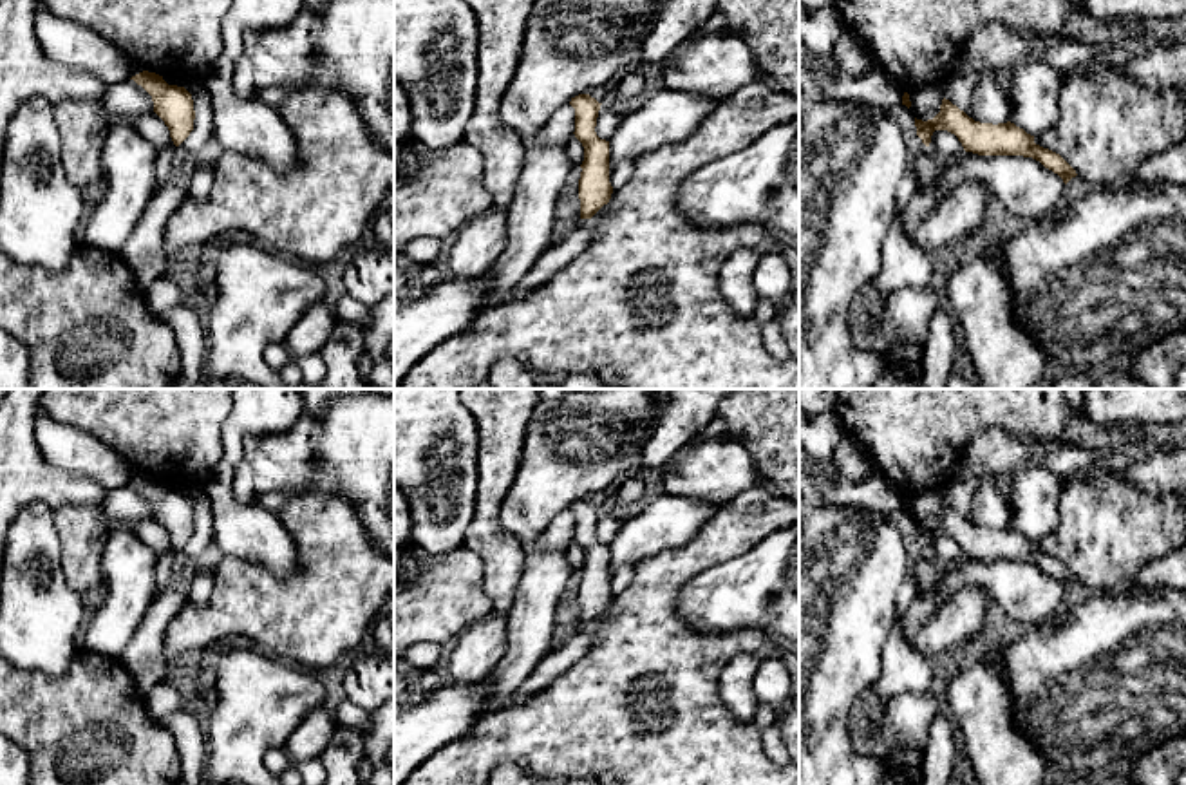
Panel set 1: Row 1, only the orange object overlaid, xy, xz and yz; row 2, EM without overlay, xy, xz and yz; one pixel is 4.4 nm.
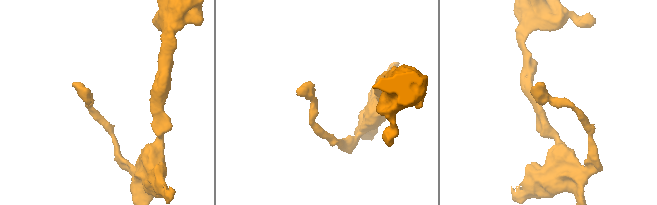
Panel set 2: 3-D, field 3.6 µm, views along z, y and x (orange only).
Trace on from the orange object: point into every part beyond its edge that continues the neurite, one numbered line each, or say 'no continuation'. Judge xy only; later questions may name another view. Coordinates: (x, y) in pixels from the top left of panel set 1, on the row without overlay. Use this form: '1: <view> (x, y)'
no continuation

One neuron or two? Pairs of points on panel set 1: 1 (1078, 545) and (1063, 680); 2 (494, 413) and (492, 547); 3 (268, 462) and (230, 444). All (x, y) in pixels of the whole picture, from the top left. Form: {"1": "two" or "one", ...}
{"1": "two", "2": "one", "3": "two"}

